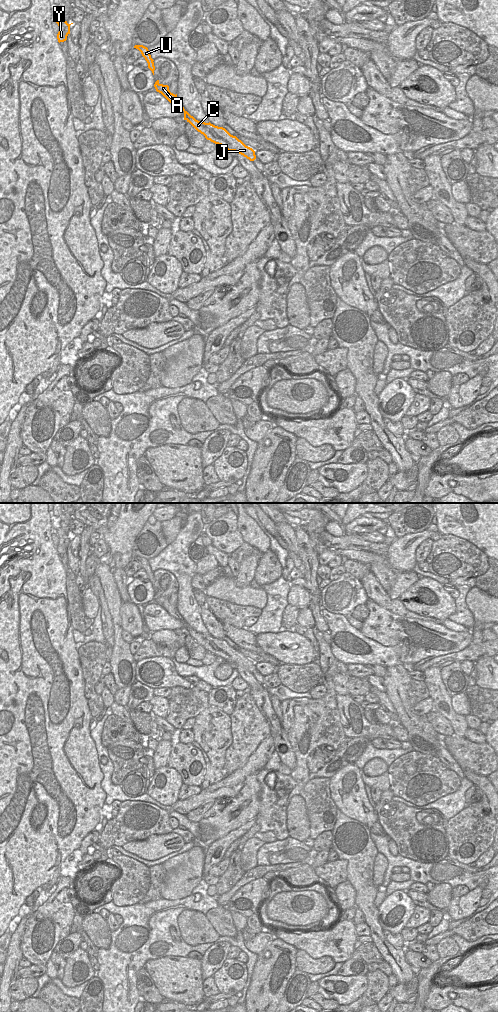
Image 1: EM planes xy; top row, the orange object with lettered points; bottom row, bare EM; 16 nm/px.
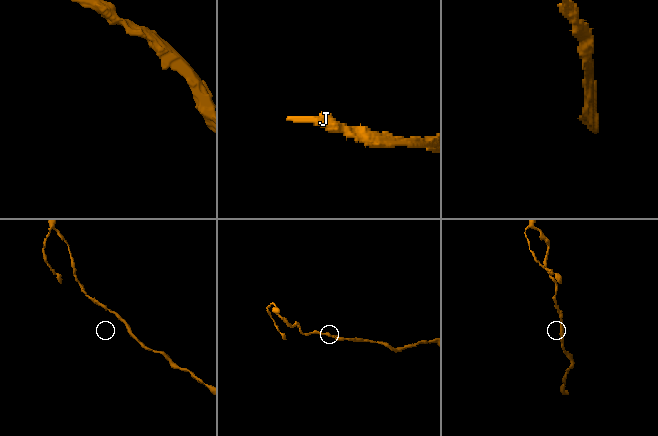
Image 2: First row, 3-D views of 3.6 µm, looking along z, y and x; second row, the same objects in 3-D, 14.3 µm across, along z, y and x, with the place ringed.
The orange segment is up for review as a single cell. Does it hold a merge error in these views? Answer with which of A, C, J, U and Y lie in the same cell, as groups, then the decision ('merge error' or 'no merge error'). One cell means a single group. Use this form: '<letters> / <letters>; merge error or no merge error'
A C J U Y; no merge error

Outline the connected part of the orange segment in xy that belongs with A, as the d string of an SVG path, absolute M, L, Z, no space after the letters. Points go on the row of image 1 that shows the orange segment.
M157 80L154 84L154 87L156 91L161 93L171 104L183 110L184 120L189 122L198 132L203 134L207 140L223 146L228 151L235 151L250 161L254 161L256 159L255 151L252 148L246 146L236 136L231 135L225 128L215 126L210 122L205 123L198 121L193 116L191 116L178 100L177 94L175 95L170 92L168 85L160 84L159 80Z

